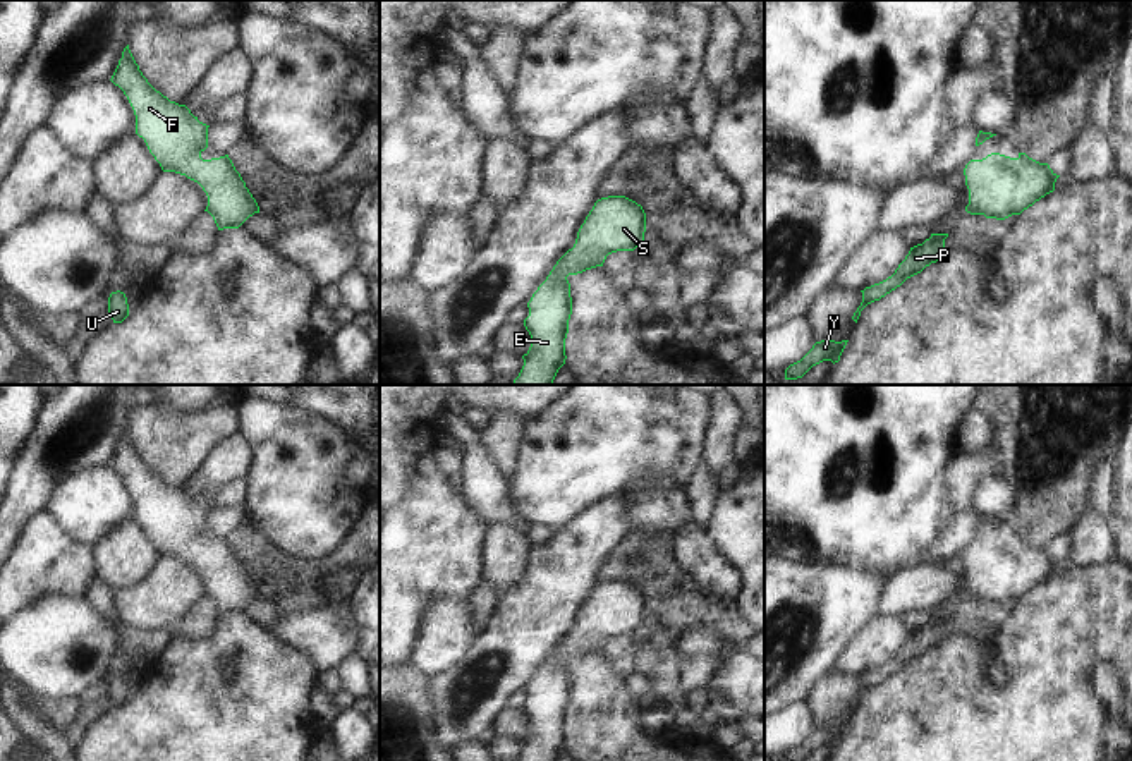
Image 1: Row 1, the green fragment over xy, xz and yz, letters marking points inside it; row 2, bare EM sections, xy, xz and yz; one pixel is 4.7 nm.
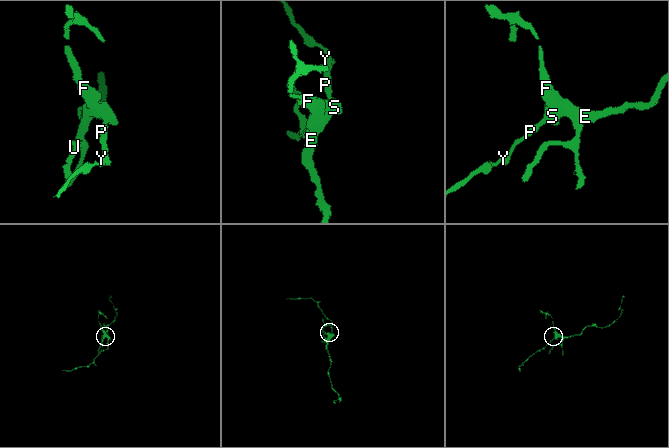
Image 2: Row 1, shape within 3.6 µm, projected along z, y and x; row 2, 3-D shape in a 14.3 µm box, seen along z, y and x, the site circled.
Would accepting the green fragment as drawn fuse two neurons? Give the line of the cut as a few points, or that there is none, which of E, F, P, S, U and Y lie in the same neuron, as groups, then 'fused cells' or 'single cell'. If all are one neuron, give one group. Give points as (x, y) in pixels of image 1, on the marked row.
no cut | E F P S U Y | single cell

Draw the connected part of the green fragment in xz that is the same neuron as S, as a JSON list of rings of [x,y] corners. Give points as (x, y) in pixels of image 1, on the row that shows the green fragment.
[[[608,196],[594,203],[569,249],[527,302],[524,326],[531,347],[512,385],[551,385],[565,364],[565,338],[572,314],[569,275],[603,266],[608,254],[634,251],[646,232],[646,213],[625,196]]]

